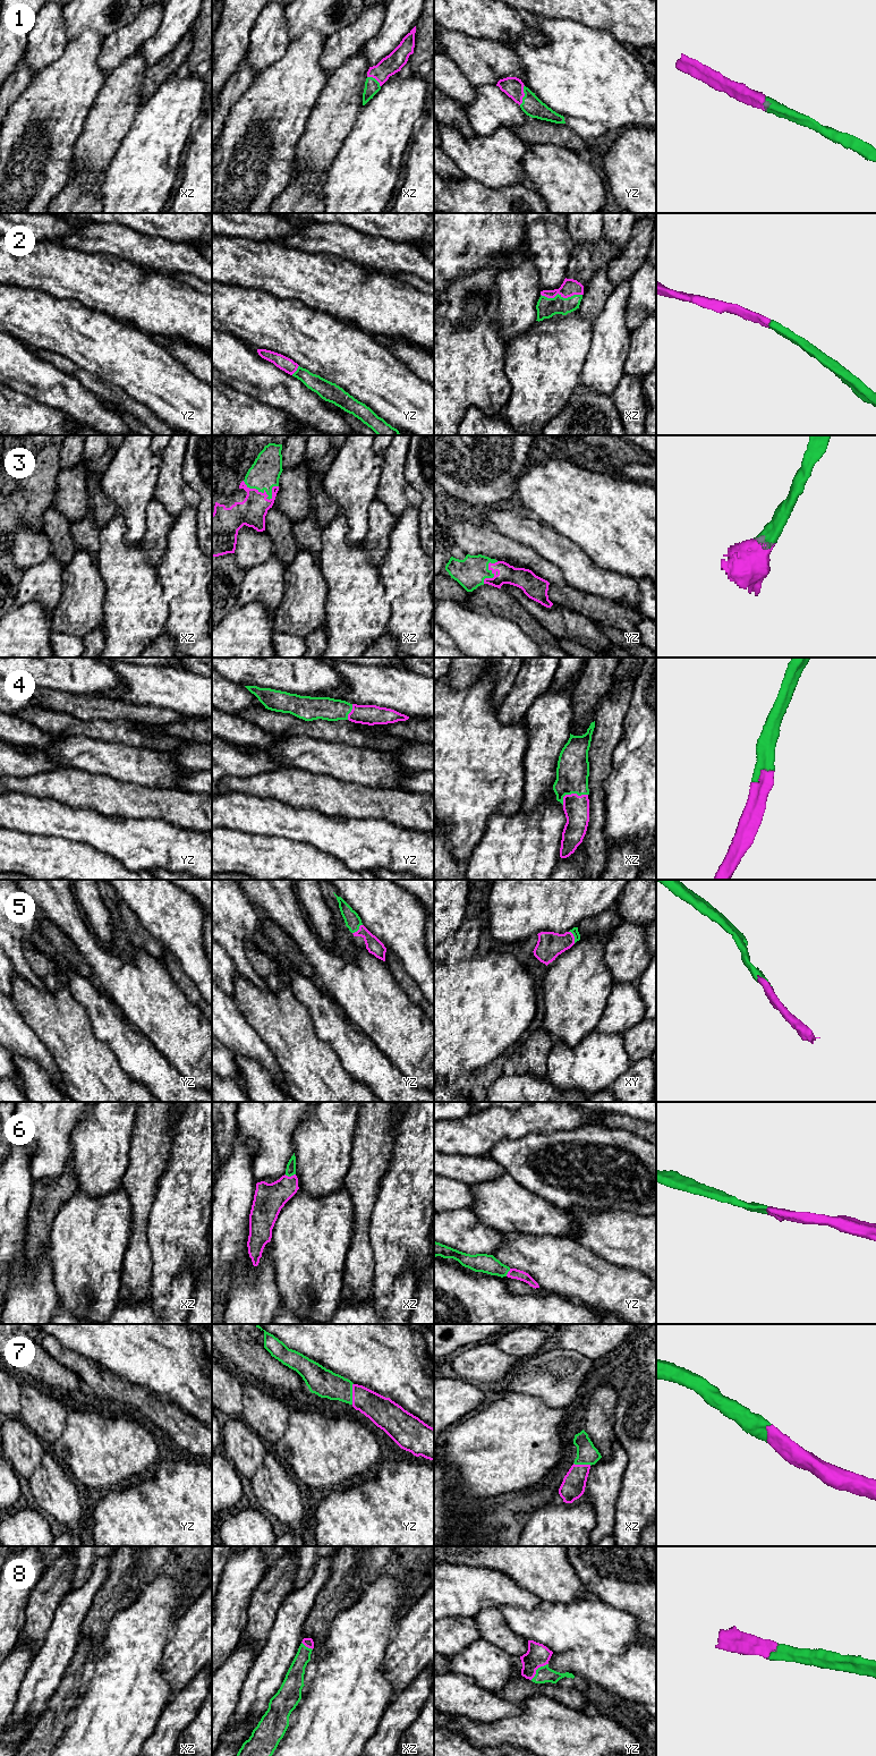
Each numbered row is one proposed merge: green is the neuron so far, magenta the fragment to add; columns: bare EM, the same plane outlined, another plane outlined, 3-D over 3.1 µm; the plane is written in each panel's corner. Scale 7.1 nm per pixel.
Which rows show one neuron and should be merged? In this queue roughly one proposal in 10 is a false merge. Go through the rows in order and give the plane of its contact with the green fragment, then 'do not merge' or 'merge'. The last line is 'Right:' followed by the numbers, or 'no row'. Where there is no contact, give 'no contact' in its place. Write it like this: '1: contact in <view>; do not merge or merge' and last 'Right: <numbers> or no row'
1: contact in yz; merge
2: contact in xz; merge
3: contact in xz; merge
4: contact in xz; merge
5: contact in xy; merge
6: contact in xz; merge
7: contact in yz; merge
8: contact in yz; merge
Right: 1, 2, 3, 4, 5, 6, 7, 8

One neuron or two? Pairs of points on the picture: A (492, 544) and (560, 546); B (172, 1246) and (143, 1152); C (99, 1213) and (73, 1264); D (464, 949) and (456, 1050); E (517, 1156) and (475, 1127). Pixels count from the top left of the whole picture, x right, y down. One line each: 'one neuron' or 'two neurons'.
A: two neurons
B: two neurons
C: one neuron
D: two neurons
E: two neurons

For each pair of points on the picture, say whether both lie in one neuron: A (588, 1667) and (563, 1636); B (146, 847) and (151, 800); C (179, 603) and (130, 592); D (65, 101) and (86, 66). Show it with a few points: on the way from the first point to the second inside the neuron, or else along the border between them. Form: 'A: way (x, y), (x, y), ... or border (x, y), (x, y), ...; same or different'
A: border (602, 1652), (564, 1651), (553, 1653); different
B: border (122, 816), (132, 819), (162, 819), (175, 825); different
C: border (156, 574), (163, 600), (168, 607), (166, 626); different
D: way (65, 92), (77, 75); same

